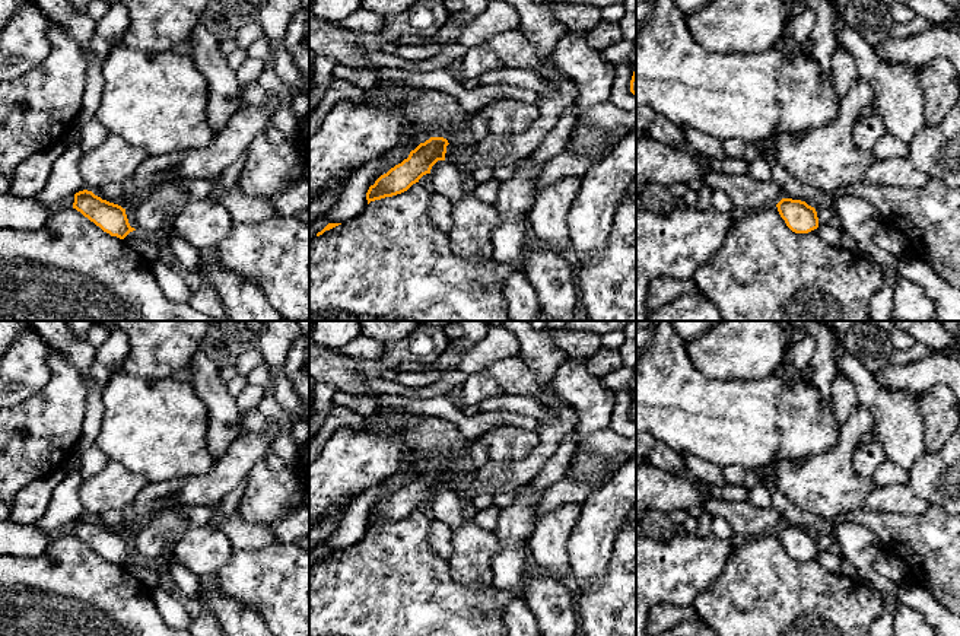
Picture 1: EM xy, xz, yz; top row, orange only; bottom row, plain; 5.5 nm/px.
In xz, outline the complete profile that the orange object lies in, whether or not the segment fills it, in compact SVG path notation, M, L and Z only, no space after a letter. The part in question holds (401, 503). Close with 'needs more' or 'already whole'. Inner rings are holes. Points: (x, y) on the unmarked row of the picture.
M430 464L410 478L409 484L381 502L366 519L368 531L407 518L419 506L430 500L438 487L445 487L448 467Z; already whole

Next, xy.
M83 516L76 519L73 535L80 538L85 544L111 563L124 566L130 559L136 557L128 550L125 535L102 527L92 518Z; already whole

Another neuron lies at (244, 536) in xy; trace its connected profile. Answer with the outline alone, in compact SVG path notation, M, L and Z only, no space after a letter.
M238 511L222 521L217 530L222 531L233 548L238 550L258 550L277 543L267 525L248 524L241 518Z

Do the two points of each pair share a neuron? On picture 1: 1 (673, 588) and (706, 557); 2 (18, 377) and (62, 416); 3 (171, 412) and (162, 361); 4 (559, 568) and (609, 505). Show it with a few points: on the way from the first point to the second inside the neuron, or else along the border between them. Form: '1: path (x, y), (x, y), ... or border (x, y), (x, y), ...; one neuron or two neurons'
1: path (682, 579), (698, 563); one neuron
2: border (48, 361), (50, 379), (35, 394), (15, 406); two neurons
3: border (132, 374), (140, 378), (171, 378); two neurons
4: border (577, 522), (566, 546), (569, 575); two neurons

